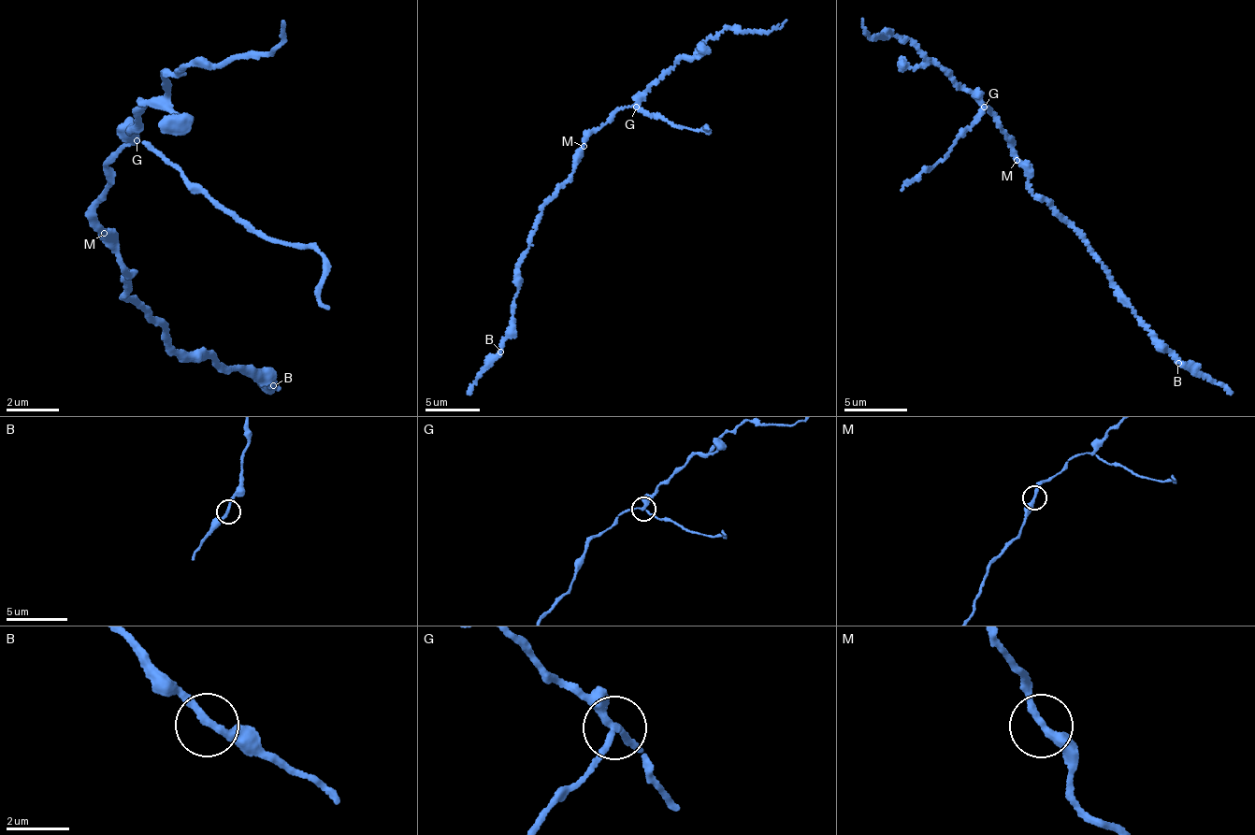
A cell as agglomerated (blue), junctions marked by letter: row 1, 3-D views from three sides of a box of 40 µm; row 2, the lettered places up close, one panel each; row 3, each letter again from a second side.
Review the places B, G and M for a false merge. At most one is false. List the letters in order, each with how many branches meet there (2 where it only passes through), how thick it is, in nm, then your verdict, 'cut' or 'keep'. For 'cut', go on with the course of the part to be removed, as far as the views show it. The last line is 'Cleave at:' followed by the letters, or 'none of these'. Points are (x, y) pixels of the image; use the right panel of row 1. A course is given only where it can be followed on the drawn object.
B: 2 branches meet; 240 nm thick; keep
G: 3 branches meet; 240 nm thick; cut; foreign part runs (984, 107), (941, 160), (901, 191)
M: 2 branches meet; 260 nm thick; keep
Cleave at: G

